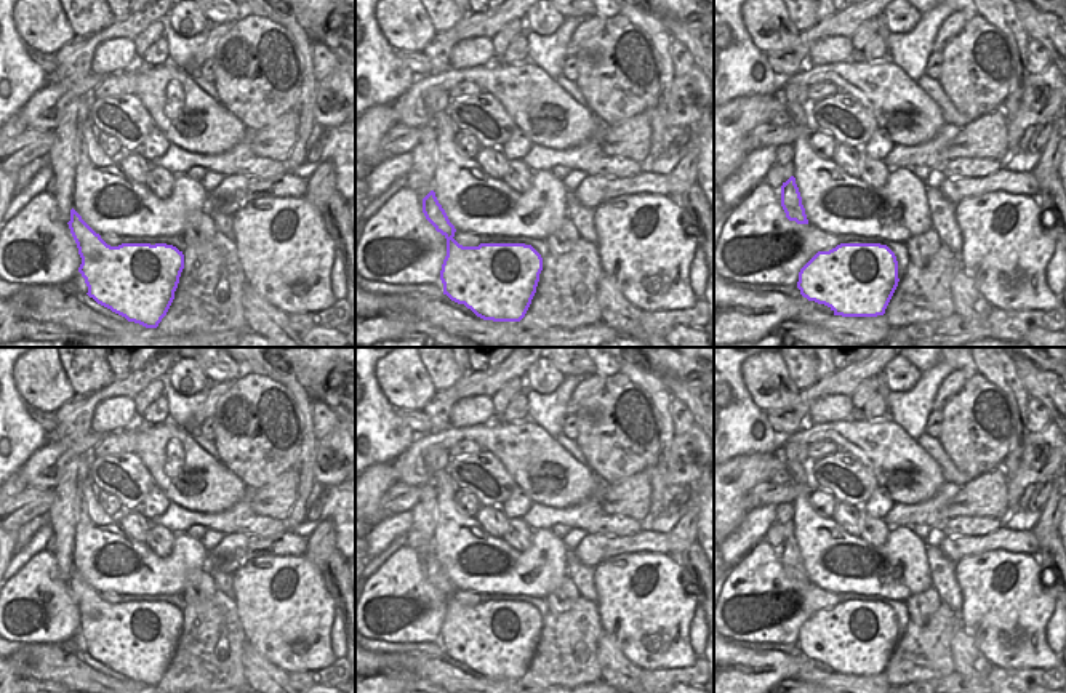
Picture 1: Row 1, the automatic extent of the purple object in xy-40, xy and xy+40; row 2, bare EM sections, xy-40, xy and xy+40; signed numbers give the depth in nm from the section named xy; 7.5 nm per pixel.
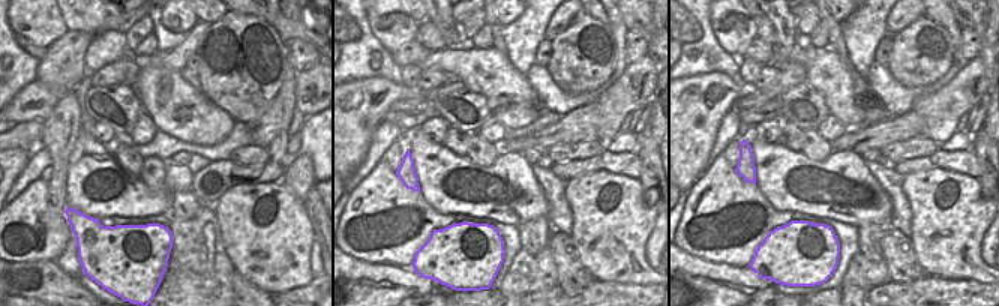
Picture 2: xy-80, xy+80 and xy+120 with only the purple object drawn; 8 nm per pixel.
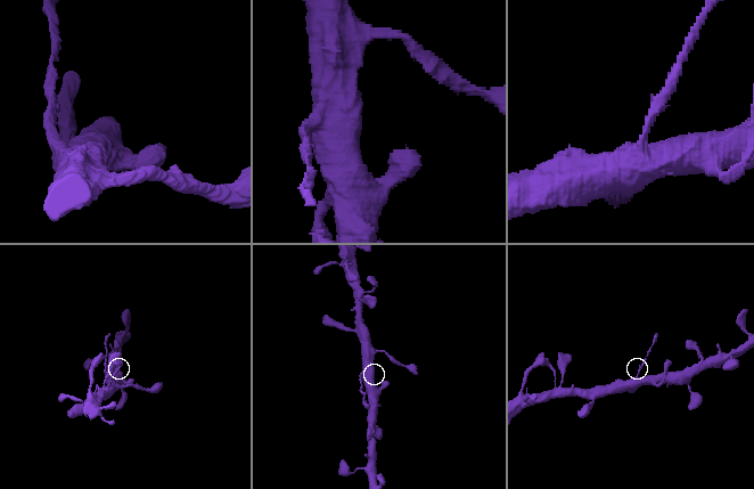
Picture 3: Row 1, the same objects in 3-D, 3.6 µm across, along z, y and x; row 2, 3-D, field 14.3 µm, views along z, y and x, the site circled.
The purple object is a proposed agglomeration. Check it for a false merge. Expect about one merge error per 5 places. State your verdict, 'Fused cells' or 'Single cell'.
Fused cells

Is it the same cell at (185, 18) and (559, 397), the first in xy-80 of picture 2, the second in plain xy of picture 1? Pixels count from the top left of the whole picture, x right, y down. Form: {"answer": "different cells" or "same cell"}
{"answer": "different cells"}

